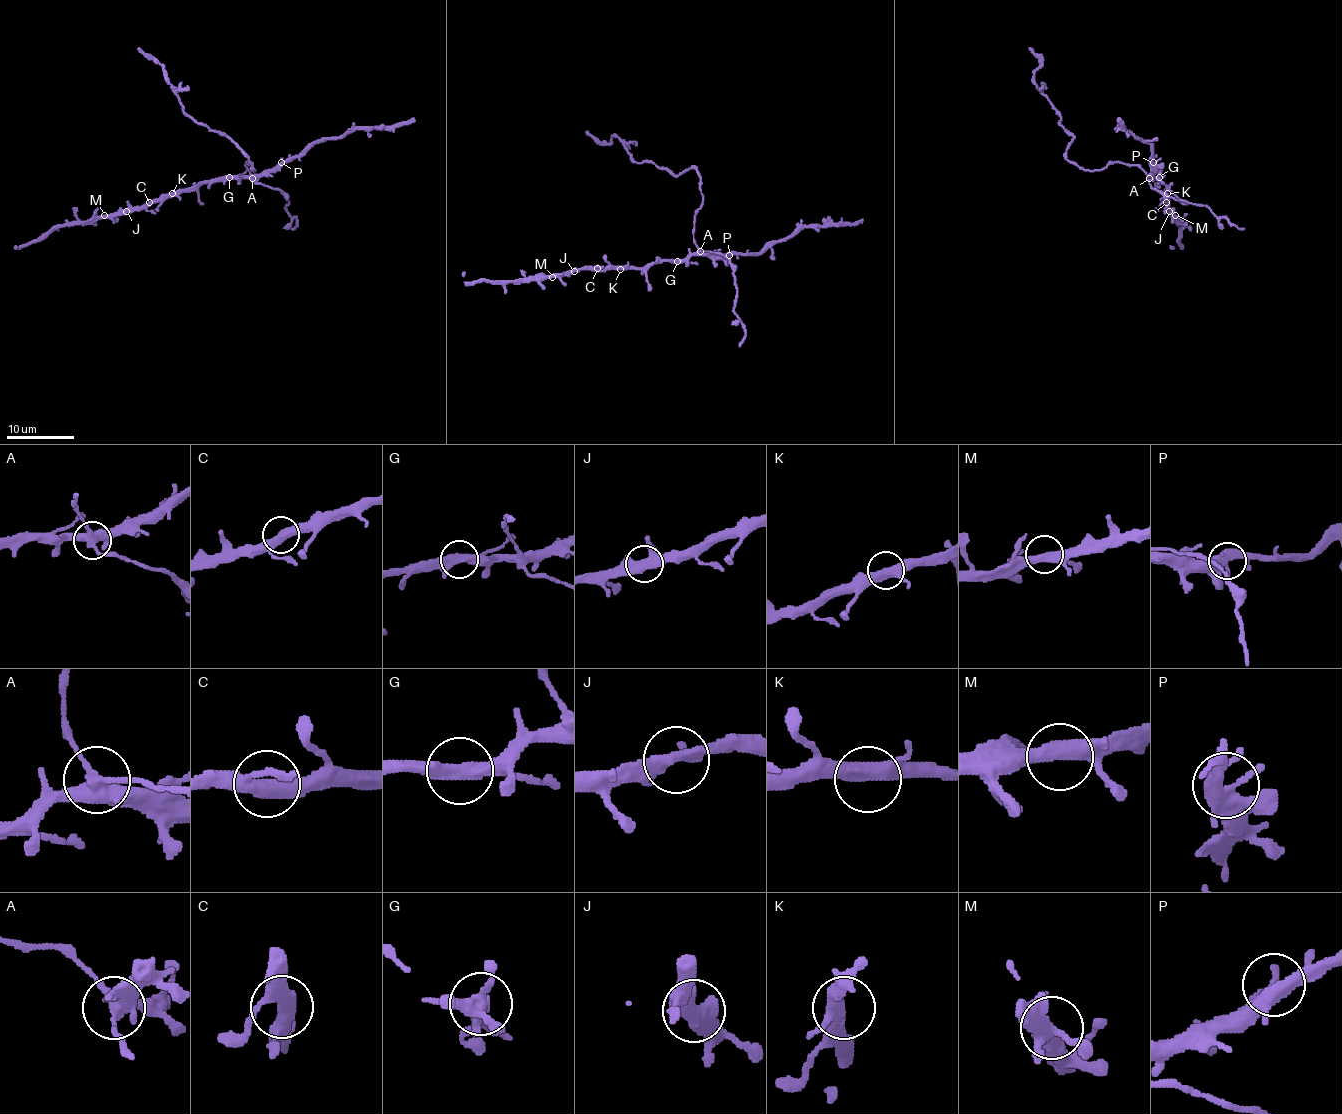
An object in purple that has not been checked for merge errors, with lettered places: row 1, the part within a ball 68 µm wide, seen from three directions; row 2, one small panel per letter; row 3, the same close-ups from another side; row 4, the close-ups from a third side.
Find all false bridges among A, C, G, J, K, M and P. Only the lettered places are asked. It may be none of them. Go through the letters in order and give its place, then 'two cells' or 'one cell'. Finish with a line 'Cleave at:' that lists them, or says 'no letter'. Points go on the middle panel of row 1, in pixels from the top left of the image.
A: (700, 251) | two cells
C: (597, 268) | one cell
G: (677, 261) | one cell
J: (574, 271) | one cell
K: (620, 269) | one cell
M: (552, 277) | one cell
P: (729, 255) | one cell
Cleave at: A

